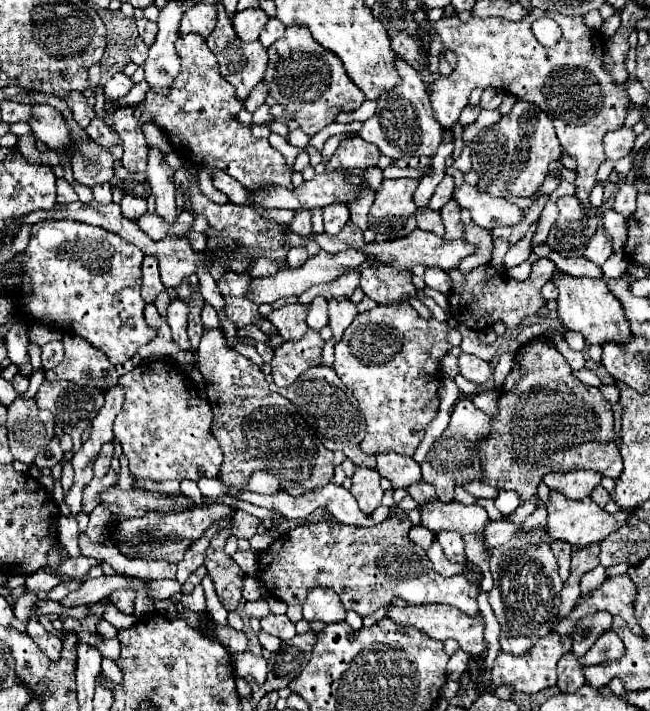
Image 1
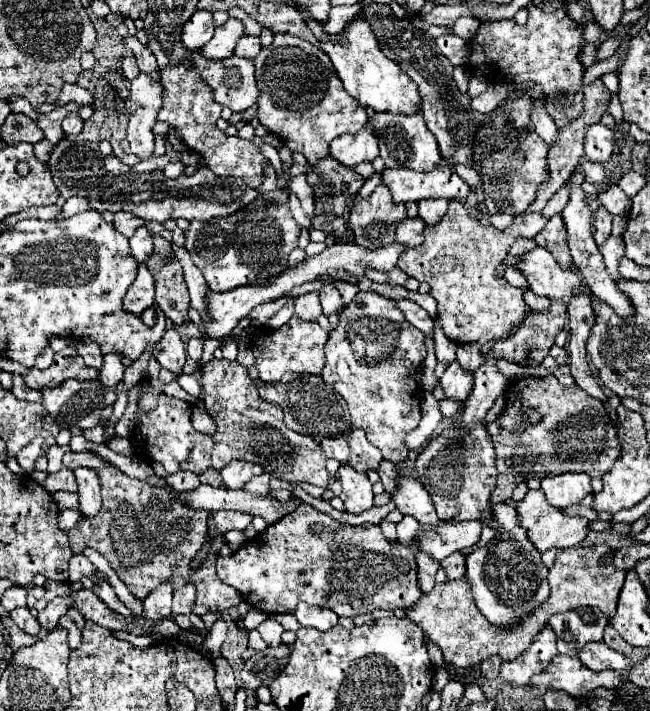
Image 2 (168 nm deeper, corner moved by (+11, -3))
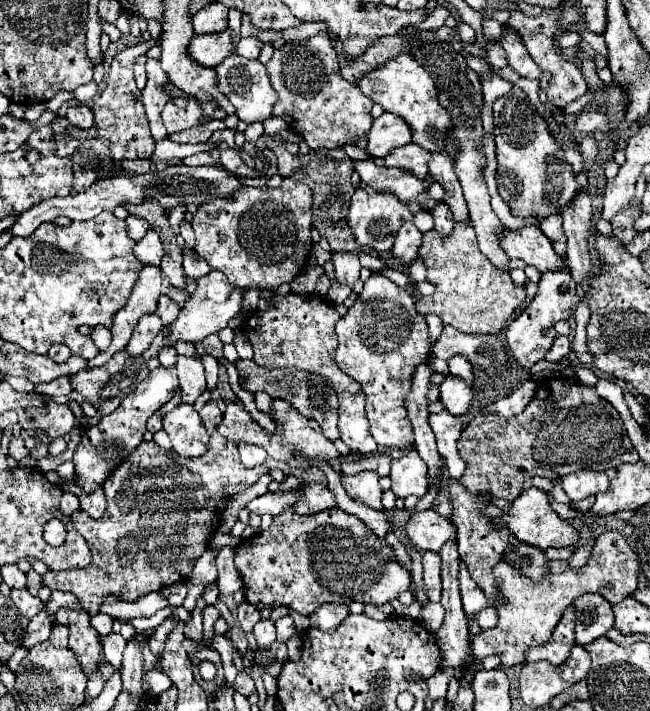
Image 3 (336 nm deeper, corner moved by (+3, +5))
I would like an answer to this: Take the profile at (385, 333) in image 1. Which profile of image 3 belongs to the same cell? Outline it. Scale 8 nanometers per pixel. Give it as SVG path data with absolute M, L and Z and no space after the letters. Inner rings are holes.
M372 274L366 280L364 290L358 294L358 300L354 302L354 306L348 308L346 316L338 320L336 336L338 336L338 348L336 348L334 360L342 372L352 376L362 386L362 392L366 398L366 416L370 420L370 434L374 436L376 444L384 448L412 446L414 436L412 436L412 424L406 412L406 396L412 390L412 374L416 366L428 360L428 350L430 350L428 324L416 312L414 300L386 276Z

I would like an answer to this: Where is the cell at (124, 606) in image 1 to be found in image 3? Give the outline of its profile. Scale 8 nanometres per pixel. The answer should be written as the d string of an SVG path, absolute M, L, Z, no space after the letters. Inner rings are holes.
M52 592L50 600L46 602L48 612L58 612L58 608L80 608L80 600L76 600L76 596L68 594L68 592Z

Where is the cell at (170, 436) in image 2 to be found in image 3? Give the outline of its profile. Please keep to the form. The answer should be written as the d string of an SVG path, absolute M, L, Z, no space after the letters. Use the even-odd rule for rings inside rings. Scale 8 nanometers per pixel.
M180 404L176 410L168 412L162 420L164 432L172 440L172 450L180 458L200 458L204 452L208 452L210 436L208 430L204 430L204 424L190 404Z

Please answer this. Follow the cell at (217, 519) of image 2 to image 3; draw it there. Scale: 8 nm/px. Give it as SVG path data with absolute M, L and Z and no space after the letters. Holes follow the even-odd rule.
M296 488L292 492L266 492L264 496L258 496L246 504L246 510L250 514L280 514L286 508L290 508L298 500Z

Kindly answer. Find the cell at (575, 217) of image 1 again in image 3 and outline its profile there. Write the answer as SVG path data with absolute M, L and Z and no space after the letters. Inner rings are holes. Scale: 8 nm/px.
M556 214L556 216L548 216L544 220L540 220L540 230L550 238L554 250L558 254L564 256L566 252L566 244L564 244L564 230L562 230L562 216Z

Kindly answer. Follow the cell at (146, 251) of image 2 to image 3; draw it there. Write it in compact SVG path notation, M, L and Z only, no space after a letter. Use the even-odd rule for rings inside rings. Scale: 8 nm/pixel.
M152 228L146 232L146 236L142 240L136 242L136 258L142 262L142 264L160 264L160 258L164 256L164 248L162 248L162 240L156 232L152 232Z

